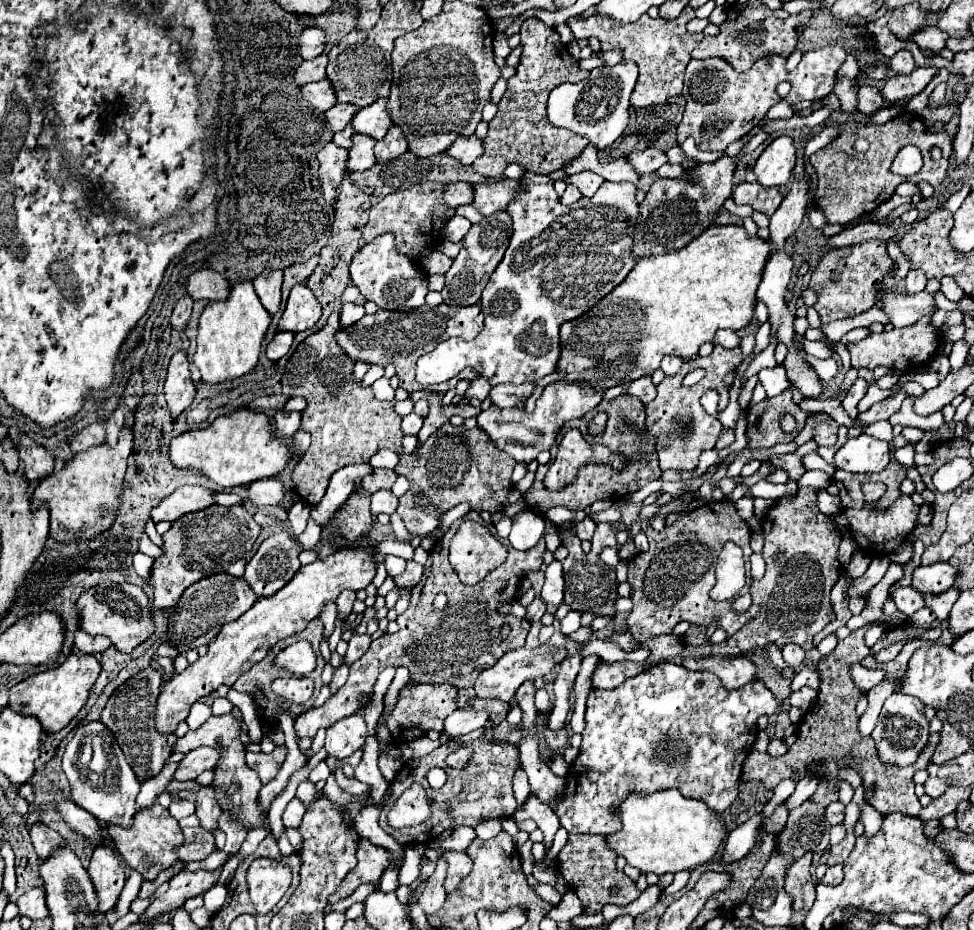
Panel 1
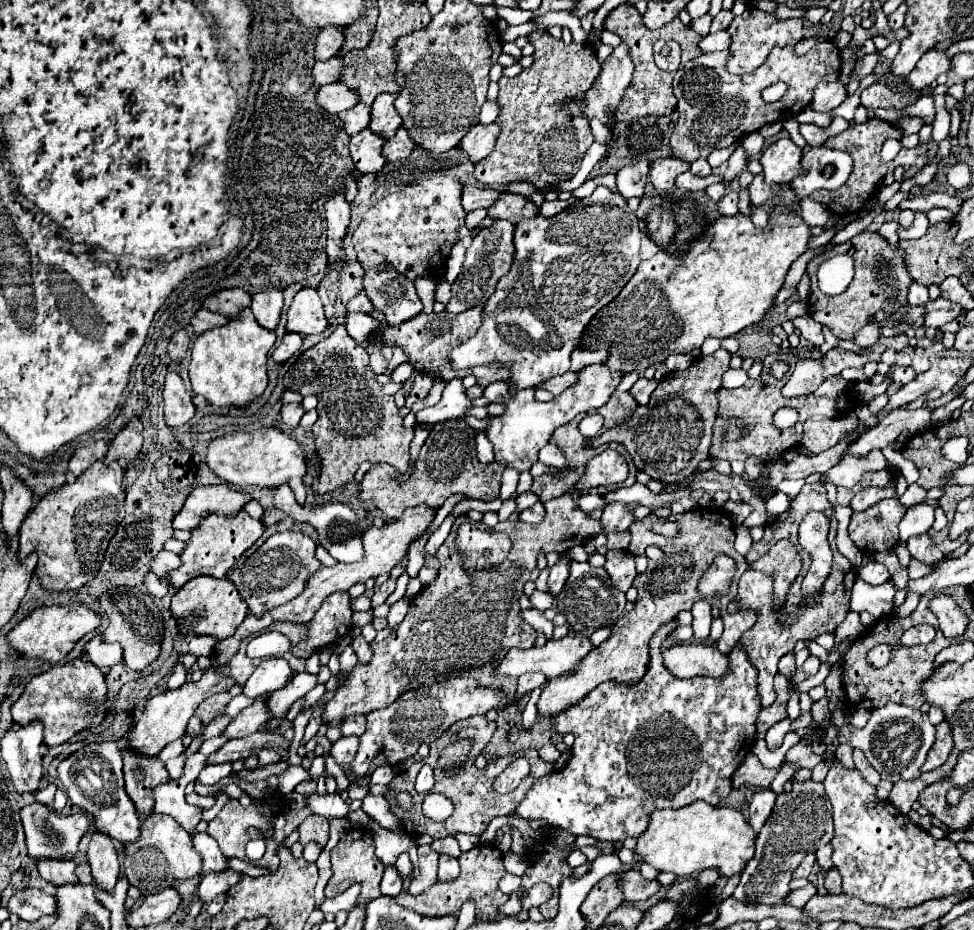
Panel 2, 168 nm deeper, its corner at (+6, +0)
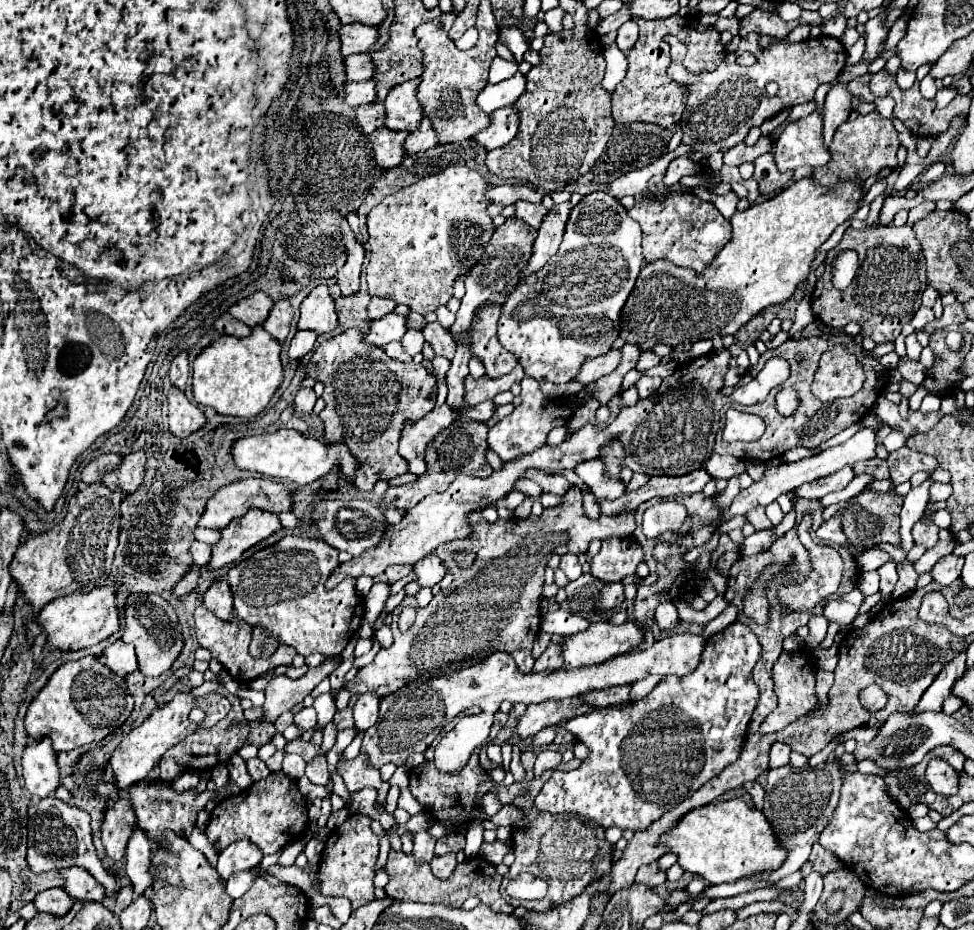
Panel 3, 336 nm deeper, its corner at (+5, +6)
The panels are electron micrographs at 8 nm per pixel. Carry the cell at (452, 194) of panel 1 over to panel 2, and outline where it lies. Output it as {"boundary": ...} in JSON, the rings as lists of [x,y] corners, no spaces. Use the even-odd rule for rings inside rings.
{"boundary":[[[467,185],[465,195],[463,195],[463,205],[465,211],[475,211],[475,209],[489,209],[495,199],[501,197],[501,191],[497,189],[487,189],[487,187],[477,187],[477,185]]]}

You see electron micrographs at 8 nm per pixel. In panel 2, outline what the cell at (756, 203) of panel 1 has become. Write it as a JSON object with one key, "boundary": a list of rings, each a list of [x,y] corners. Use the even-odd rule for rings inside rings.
{"boundary":[[[763,173],[755,175],[755,179],[749,185],[749,195],[751,195],[751,205],[761,207],[761,205],[769,205],[775,197],[773,189],[763,181]]]}

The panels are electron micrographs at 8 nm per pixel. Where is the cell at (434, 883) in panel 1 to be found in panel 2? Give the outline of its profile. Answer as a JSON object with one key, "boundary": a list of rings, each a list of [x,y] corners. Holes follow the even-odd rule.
{"boundary":[[[421,845],[417,853],[419,853],[419,861],[417,861],[419,875],[411,879],[411,885],[409,885],[411,895],[419,895],[421,891],[429,889],[429,885],[437,881],[437,857],[439,855],[431,849],[431,845]]]}

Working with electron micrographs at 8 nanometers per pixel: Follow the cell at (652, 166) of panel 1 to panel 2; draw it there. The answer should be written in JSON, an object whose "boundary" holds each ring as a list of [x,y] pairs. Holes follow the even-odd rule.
{"boundary":[[[667,157],[667,159],[657,159],[651,165],[649,181],[659,189],[659,191],[671,191],[675,187],[677,175],[689,169],[687,161],[681,161],[677,157]]]}

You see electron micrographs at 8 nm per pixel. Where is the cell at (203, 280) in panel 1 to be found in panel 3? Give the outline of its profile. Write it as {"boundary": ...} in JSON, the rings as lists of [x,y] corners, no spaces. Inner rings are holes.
{"boundary":[[[256,291],[250,297],[238,301],[236,305],[232,305],[228,309],[228,313],[232,313],[238,321],[246,323],[248,327],[254,327],[254,325],[262,323],[268,317],[270,307],[272,307],[272,299],[266,293]]]}

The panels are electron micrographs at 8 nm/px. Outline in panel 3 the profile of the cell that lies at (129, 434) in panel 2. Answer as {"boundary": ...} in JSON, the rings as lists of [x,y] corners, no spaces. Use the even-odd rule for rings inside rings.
{"boundary":[[[144,449],[128,453],[128,455],[122,457],[122,463],[116,469],[106,471],[102,475],[102,483],[106,483],[110,489],[120,487],[126,493],[134,493],[136,487],[142,483],[144,463],[146,463]]]}

